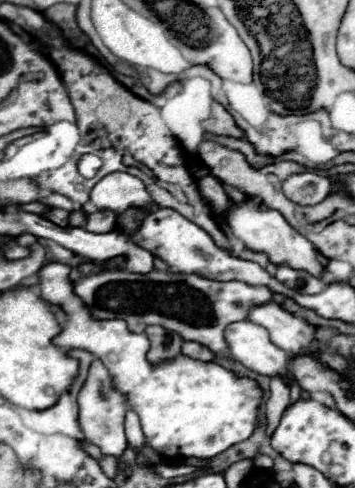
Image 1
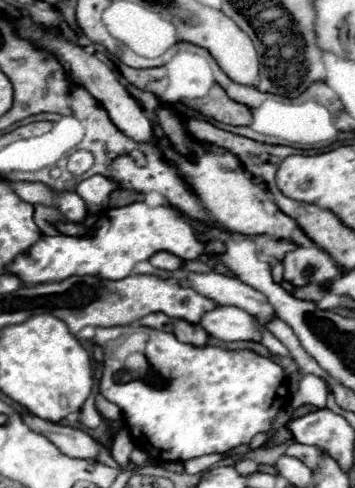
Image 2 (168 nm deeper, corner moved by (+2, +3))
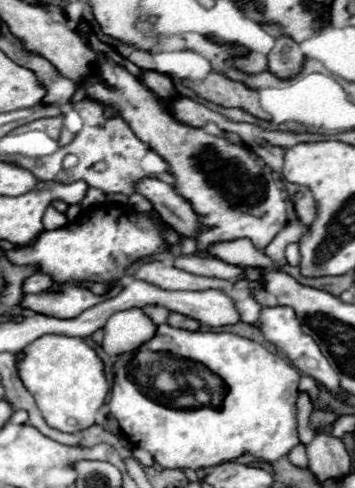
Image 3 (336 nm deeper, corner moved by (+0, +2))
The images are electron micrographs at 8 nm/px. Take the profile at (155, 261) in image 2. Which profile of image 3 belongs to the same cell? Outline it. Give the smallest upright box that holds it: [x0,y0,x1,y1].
[174,255,244,283]

